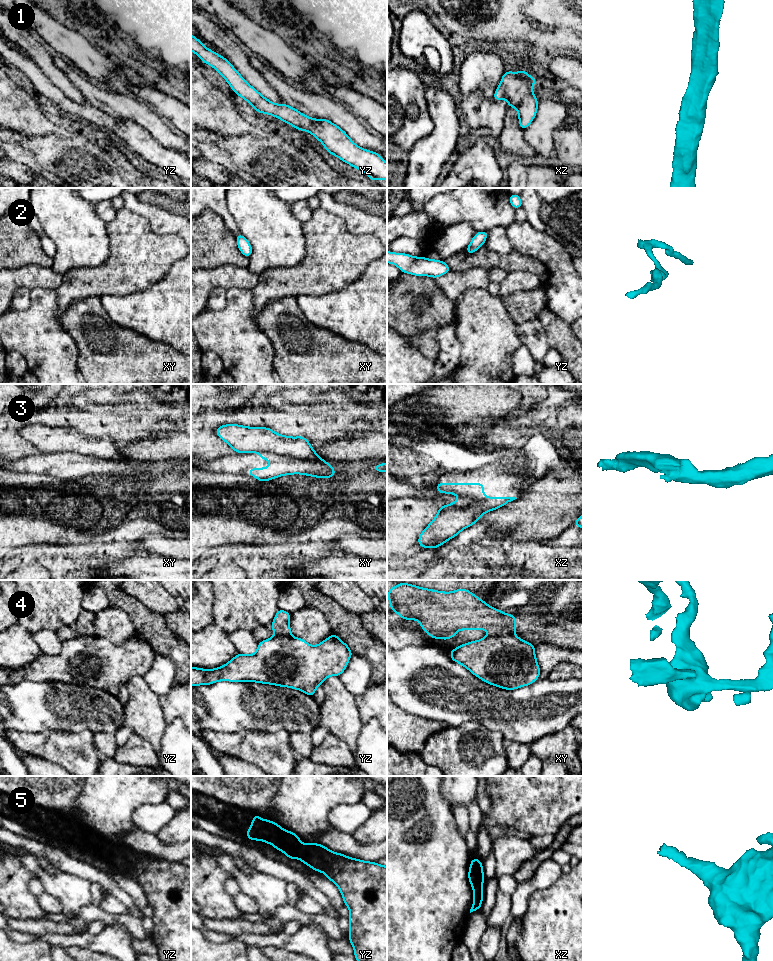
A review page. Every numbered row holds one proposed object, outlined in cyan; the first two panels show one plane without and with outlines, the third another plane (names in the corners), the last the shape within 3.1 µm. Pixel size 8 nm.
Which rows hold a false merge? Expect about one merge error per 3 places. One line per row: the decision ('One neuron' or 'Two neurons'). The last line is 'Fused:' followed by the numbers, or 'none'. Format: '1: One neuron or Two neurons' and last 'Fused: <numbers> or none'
1: One neuron
2: One neuron
3: Two neurons
4: Two neurons
5: One neuron
Fused: 3, 4

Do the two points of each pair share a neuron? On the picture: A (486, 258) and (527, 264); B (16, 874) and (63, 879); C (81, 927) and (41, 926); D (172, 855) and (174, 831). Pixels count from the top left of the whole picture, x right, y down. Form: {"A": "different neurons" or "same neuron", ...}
{"A": "same neuron", "B": "different neurons", "C": "same neuron", "D": "different neurons"}

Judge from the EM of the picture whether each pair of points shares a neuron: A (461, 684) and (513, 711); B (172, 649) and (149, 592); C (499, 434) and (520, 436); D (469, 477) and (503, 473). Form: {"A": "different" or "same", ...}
{"A": "same", "B": "different", "C": "same", "D": "same"}

